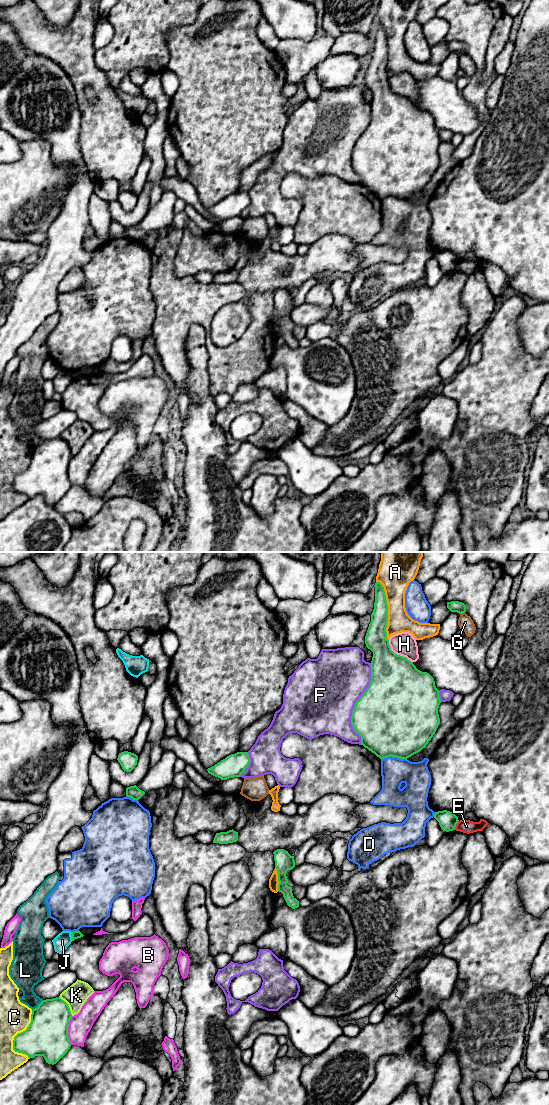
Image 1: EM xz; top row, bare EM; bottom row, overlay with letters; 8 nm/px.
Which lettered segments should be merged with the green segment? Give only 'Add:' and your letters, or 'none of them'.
Add: none of them

